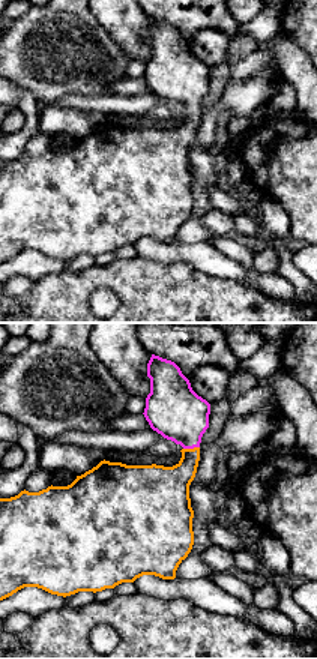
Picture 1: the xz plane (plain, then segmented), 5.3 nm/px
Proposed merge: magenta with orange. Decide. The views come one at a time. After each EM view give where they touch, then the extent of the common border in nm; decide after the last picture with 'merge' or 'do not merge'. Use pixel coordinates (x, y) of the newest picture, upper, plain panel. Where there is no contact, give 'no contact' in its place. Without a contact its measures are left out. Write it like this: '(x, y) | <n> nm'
(191, 111) | 90 nm

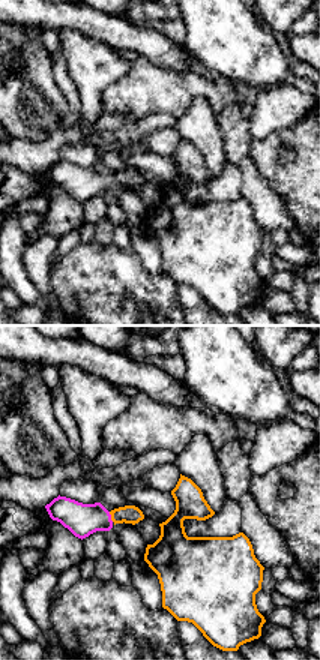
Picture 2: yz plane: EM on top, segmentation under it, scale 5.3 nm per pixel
(110, 180) | 60 nm

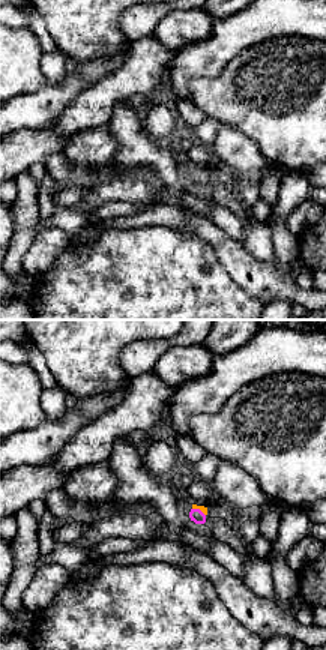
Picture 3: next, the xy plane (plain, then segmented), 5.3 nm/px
(199, 173) | 80 nm

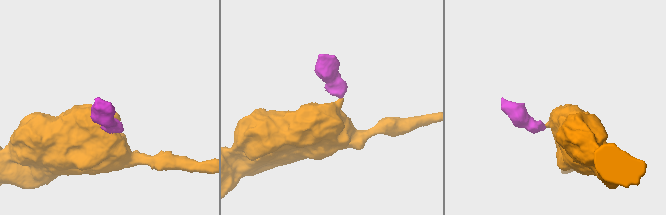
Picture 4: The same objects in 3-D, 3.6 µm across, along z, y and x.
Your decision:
merge

